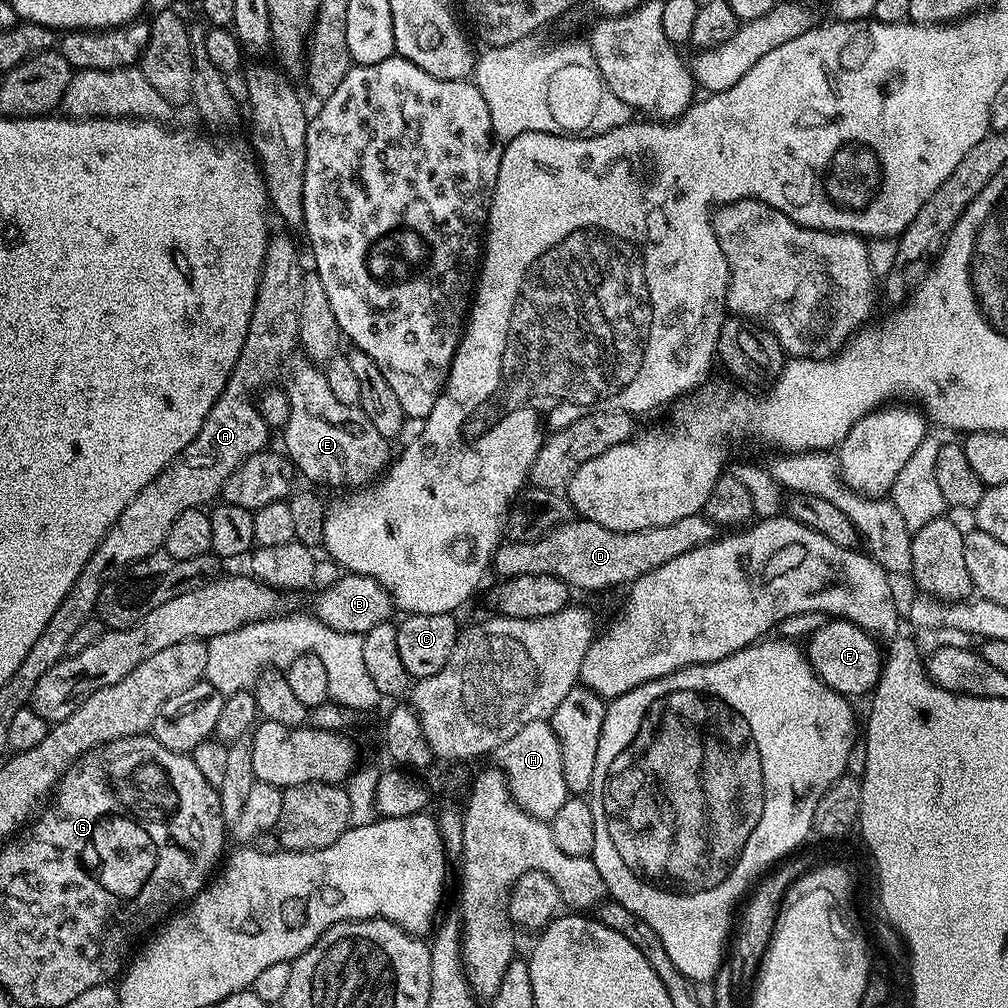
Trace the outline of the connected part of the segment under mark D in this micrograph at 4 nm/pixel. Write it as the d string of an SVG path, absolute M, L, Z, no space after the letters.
M703 514L690 518L678 518L666 526L634 530L633 532L615 532L598 526L583 518L573 518L566 524L559 524L553 532L545 532L537 540L517 539L516 544L501 543L494 557L494 572L500 578L518 575L553 575L562 579L572 590L581 588L584 592L604 592L607 588L616 588L619 584L631 586L642 574L658 570L662 562L686 554L698 546L717 539L718 529Z

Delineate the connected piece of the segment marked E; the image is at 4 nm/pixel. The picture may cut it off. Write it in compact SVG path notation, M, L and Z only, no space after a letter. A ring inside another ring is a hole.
M303 362L304 364L296 364L288 372L288 381L282 384L286 398L290 398L290 418L286 422L286 426L282 429L282 436L284 436L284 448L287 459L290 461L291 467L296 468L308 480L313 480L316 484L325 484L328 488L340 488L336 490L355 490L363 488L375 481L387 469L390 463L390 455L388 456L388 448L390 448L390 441L388 441L382 434L378 434L378 429L374 427L374 422L370 422L370 418L366 418L366 414L358 406L346 406L342 402L338 402L338 398L334 398L334 393L331 392L330 386L326 382L323 371L317 365L311 362Z

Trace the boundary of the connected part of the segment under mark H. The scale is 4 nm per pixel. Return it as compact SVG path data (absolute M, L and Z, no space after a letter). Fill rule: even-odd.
M548 720L522 726L514 738L502 742L502 746L496 749L494 759L495 767L508 780L508 789L514 802L534 818L552 821L562 802L570 798L566 778L562 778L562 750L558 750L558 738L554 738L554 730Z

